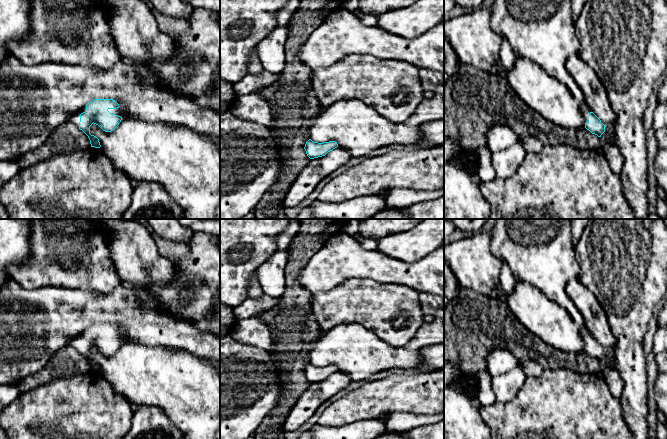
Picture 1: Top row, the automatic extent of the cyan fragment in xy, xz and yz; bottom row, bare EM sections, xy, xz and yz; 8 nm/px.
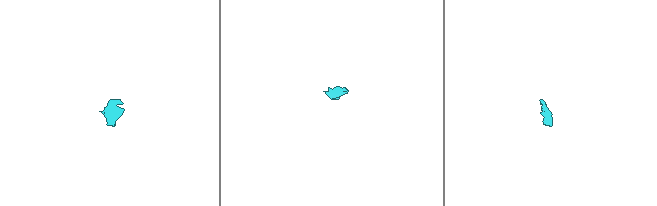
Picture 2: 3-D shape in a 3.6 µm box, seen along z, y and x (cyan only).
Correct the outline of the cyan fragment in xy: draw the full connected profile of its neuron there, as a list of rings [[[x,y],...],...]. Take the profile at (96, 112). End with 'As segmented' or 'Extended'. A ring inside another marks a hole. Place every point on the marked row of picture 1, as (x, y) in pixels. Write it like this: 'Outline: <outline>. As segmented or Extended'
Outline: [[[94,99],[82,110],[71,115],[68,122],[75,124],[89,138],[91,147],[100,148],[99,139],[90,134],[90,126],[94,123],[103,131],[113,131],[124,117],[122,102],[113,99]]]. Extended

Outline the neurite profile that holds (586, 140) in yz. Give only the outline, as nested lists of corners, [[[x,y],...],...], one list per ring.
[[[460,64],[444,85],[444,140],[452,139],[462,147],[476,149],[486,144],[486,134],[496,124],[511,127],[519,138],[536,136],[544,145],[565,145],[598,153],[615,145],[612,126],[605,126],[605,132],[598,137],[586,128],[575,130],[556,125],[526,105],[514,92],[505,75],[490,74],[470,65]]]

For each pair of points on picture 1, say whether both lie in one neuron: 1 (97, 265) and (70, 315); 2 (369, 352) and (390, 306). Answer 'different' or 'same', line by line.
1: different
2: different

